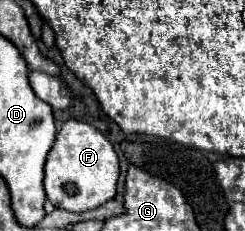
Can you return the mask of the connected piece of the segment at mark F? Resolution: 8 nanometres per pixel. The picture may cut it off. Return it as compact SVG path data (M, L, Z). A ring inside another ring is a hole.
M68 119L56 135L56 143L48 153L44 173L48 201L58 209L82 213L98 209L106 201L114 199L120 177L120 163L112 143L96 127Z

